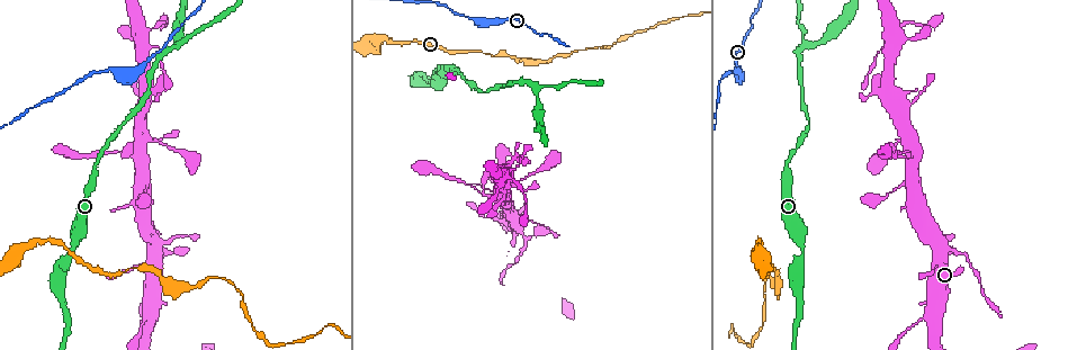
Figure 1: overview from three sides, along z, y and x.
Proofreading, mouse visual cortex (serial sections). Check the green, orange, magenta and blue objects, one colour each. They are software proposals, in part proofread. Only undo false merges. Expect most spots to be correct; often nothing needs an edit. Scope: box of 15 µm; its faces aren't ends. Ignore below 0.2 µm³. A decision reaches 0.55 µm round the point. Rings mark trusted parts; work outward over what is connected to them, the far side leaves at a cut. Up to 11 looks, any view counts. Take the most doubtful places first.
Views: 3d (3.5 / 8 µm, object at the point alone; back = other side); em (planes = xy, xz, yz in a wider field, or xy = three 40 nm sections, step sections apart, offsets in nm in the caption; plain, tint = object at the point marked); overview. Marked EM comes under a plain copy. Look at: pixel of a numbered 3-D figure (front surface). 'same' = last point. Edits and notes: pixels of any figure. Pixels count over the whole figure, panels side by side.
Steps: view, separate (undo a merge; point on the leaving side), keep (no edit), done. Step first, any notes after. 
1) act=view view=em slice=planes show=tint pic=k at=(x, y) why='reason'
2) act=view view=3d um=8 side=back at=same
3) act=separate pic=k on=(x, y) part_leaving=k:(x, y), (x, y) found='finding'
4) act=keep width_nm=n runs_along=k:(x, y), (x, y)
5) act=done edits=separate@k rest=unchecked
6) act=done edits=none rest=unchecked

act=view view=em slice=planes show=tint pic=1 at=(534, 86) why='a fork'

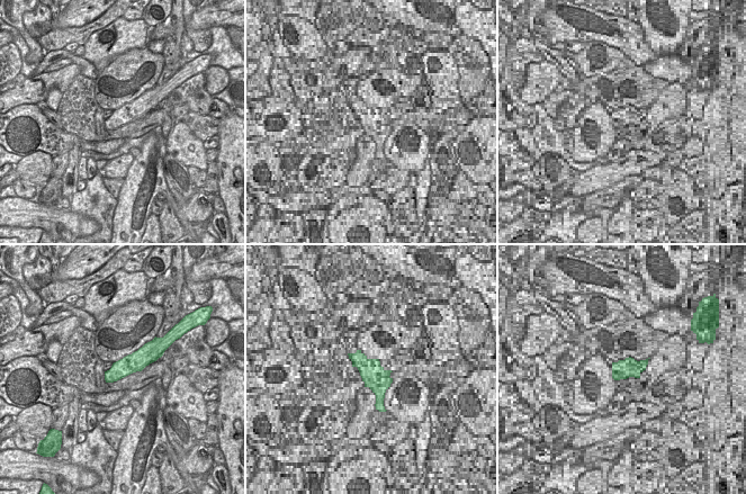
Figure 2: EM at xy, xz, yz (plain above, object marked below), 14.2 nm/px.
act=view view=3d um=3.5 at=same

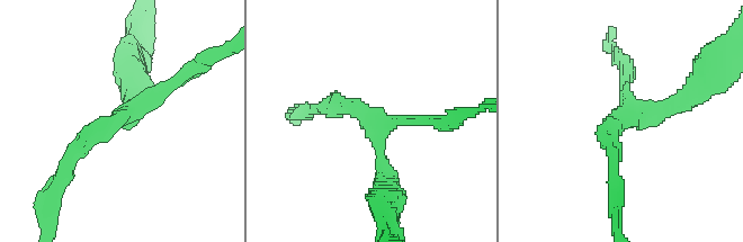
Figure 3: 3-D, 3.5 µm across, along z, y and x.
act=keep arm_widths_nm=150,200,250 found='continuous, no second cell'

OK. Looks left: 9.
act=view view=3d um=8 side=back pic=1 at=(482, 194) why='sudden change in width'

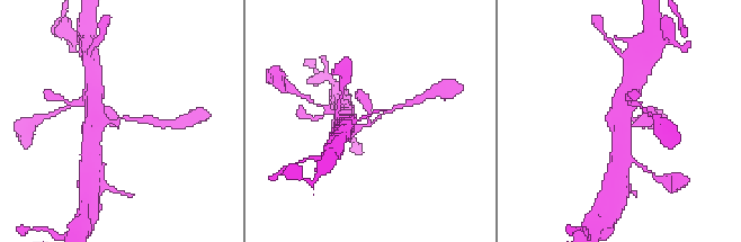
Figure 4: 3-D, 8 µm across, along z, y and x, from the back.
act=view view=3d um=3.5 pic=4 at=(375, 121)

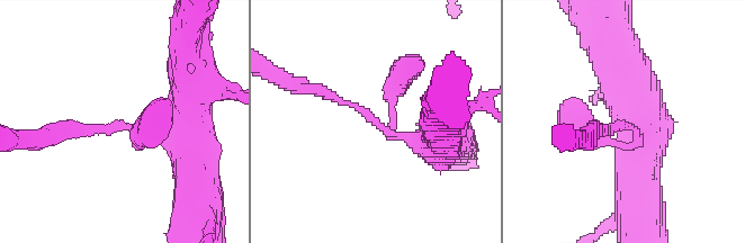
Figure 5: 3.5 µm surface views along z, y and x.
act=keep runs_along=5:(441, 135), (389, 135), (361, 109), (313, 90) found='all the same cell'

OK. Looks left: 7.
act=view view=3d um=3.5 pic=1 at=(469, 19) why='calibre changes'

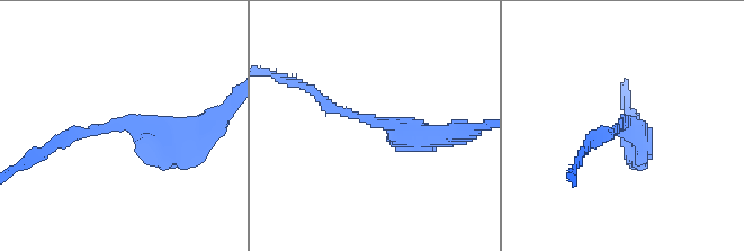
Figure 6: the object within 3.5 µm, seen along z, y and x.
act=view view=em slice=xy step=2 show=tint pic=6 at=(620, 126) arm_widths_nm=150,300 why='shape alone is not enough'

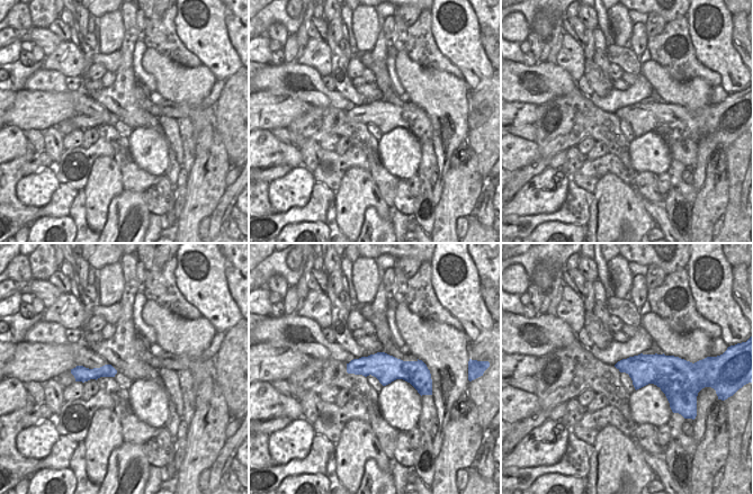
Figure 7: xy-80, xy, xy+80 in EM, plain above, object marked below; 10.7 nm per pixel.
act=keep runs_along=7:(349, 366), (383, 366), (423, 376) found='one cell here'

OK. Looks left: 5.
act=view view=3d um=3.5 pic=1 at=(331, 325) why='thin neck'

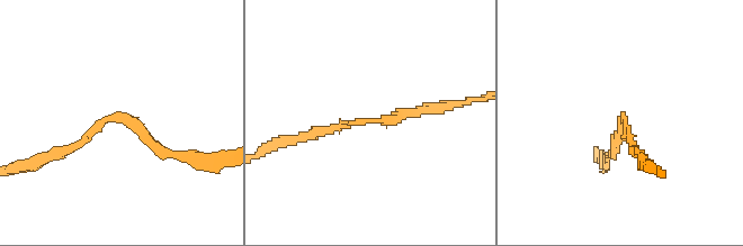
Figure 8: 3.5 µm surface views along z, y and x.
act=view view=em slice=xy step=1 show=tint pic=8 at=(624, 117) why='need the tissue'

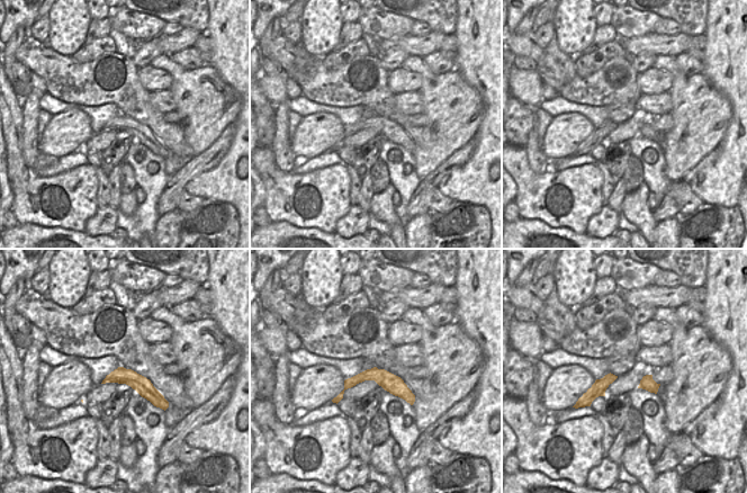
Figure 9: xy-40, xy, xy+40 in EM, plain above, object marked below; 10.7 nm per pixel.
act=keep arm_widths_nm=150,150 runs_along=9:(347, 383), (380, 376), (412, 399) found='all the same cell'

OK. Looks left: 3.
act=done edits=none rest=unchecked

